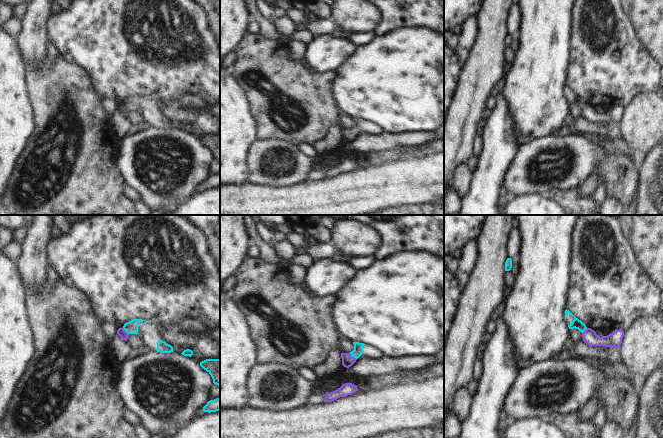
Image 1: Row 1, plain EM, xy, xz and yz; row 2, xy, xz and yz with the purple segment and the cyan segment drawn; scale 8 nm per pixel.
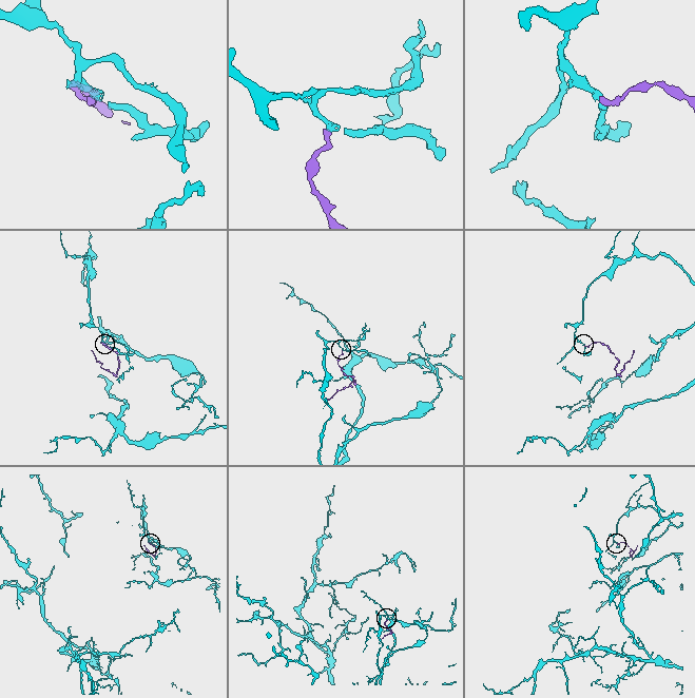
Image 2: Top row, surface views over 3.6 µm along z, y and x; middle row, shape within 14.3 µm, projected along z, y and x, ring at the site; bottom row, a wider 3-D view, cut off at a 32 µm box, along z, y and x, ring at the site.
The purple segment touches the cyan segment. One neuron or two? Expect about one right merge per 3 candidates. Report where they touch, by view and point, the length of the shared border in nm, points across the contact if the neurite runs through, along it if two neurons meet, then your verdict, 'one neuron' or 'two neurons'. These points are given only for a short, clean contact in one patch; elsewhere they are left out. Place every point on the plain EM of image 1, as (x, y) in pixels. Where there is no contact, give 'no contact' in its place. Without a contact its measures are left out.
xz (353, 133) | 80 nm | across xz (347, 136), (353, 133), (358, 127), (358, 123) | one neuron

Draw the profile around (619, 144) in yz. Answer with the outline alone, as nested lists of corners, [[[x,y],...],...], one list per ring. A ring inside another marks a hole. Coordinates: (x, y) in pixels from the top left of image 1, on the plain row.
[[[615,138],[611,140],[611,147],[616,149],[618,152],[632,158],[632,150],[629,148],[623,138]]]

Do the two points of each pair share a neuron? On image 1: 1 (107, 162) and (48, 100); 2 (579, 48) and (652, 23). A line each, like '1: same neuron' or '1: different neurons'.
1: same neuron
2: different neurons

